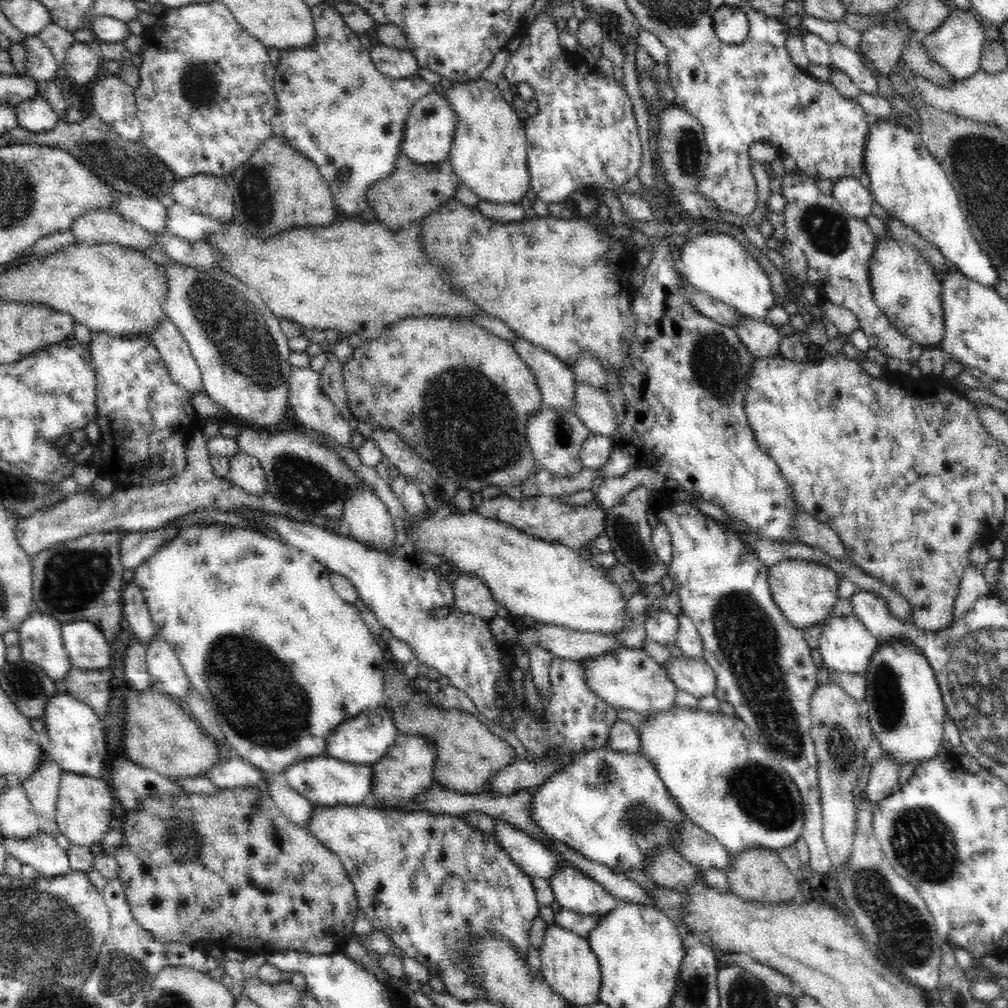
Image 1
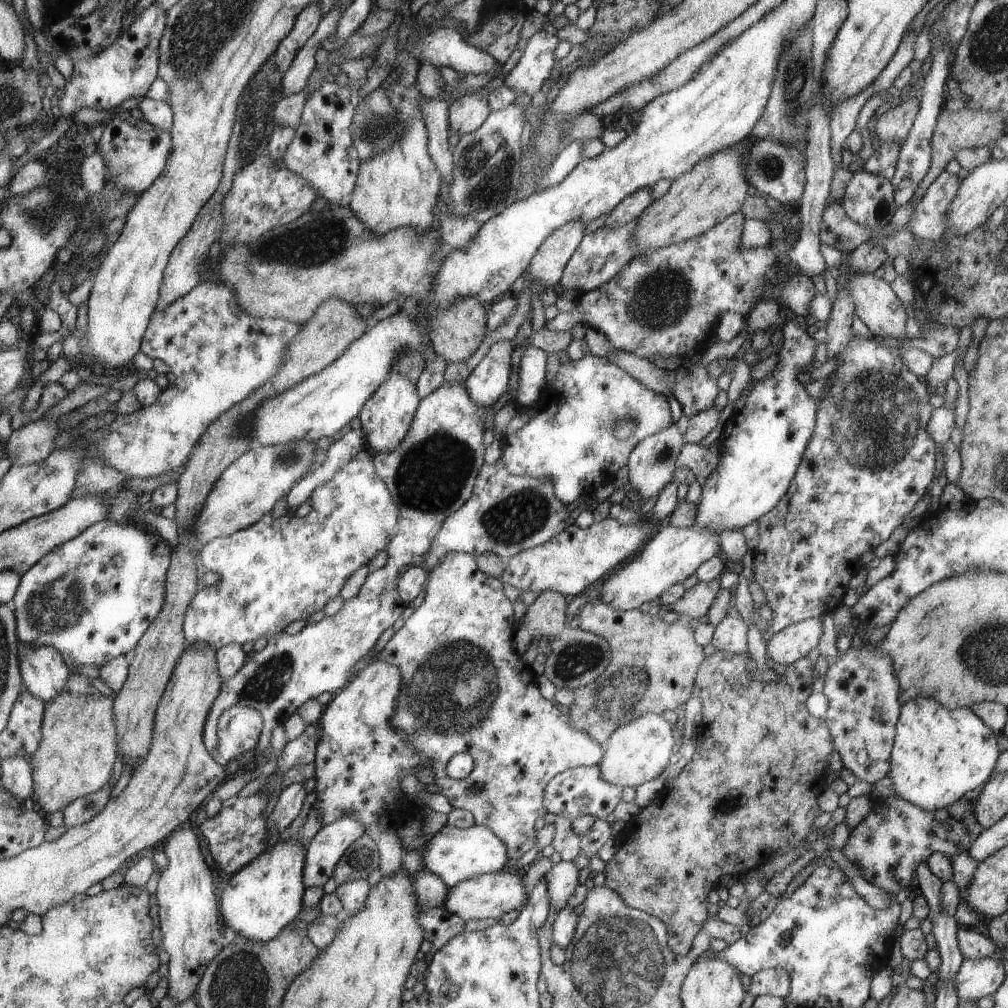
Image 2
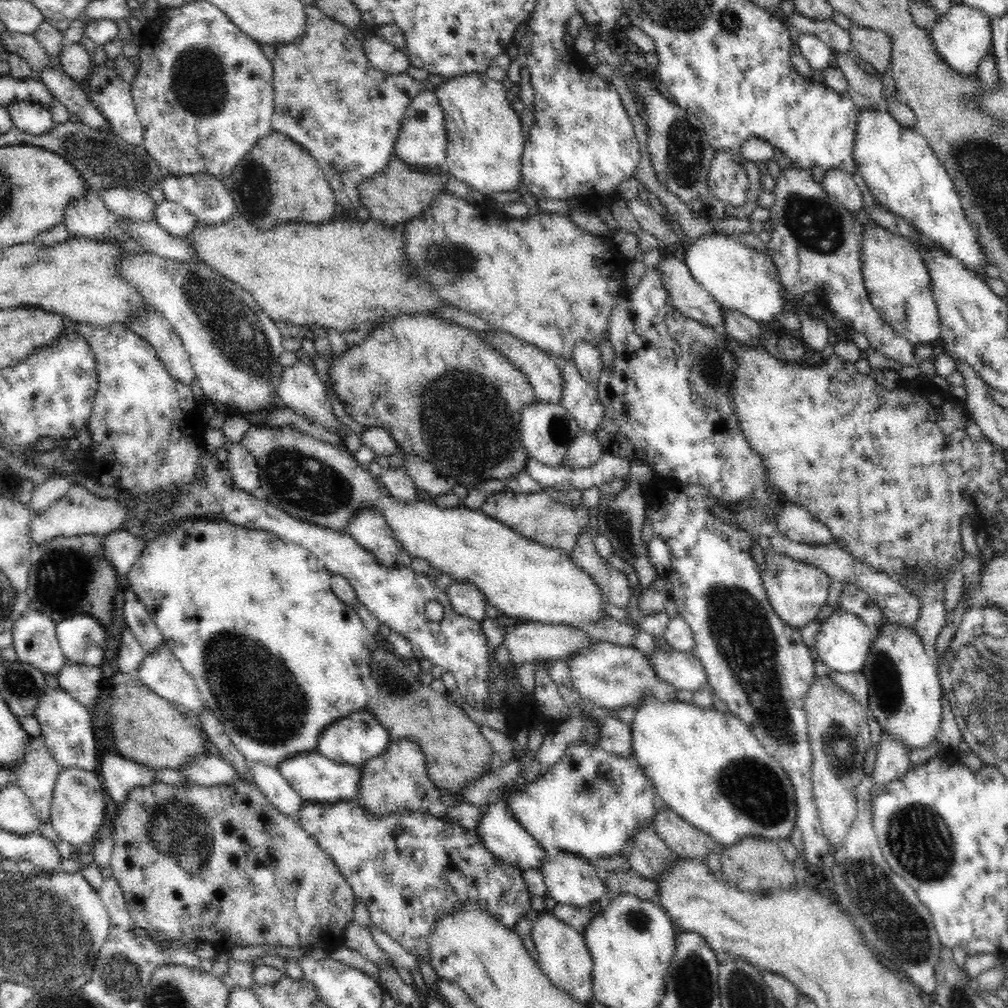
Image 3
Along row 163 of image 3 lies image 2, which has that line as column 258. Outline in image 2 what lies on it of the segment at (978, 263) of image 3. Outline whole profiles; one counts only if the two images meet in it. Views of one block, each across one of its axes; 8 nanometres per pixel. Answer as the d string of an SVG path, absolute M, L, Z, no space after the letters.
M280 842L258 855L248 866L241 868L236 874L232 875L226 888L222 890L221 911L225 916L226 926L236 932L238 936L244 936L248 940L258 942L270 942L274 940L280 932L289 927L290 923L298 918L302 911L302 900L305 892L305 859L306 847L300 842Z

